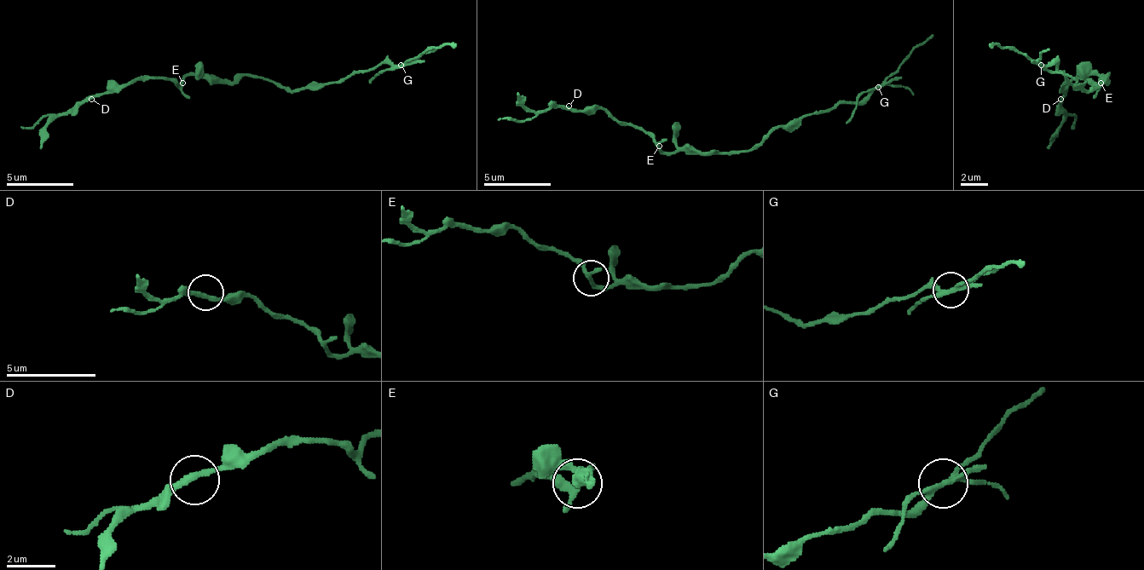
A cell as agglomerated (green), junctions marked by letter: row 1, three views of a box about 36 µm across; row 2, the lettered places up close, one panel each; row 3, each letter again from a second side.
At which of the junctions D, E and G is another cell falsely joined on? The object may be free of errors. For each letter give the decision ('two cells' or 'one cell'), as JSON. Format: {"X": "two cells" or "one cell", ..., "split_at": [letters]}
{"D": "one cell", "E": "one cell", "G": "two cells", "split_at": ["G"]}

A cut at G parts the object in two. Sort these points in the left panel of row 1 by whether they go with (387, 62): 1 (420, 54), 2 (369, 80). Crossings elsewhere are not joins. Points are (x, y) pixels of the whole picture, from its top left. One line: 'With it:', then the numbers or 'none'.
With it: none

